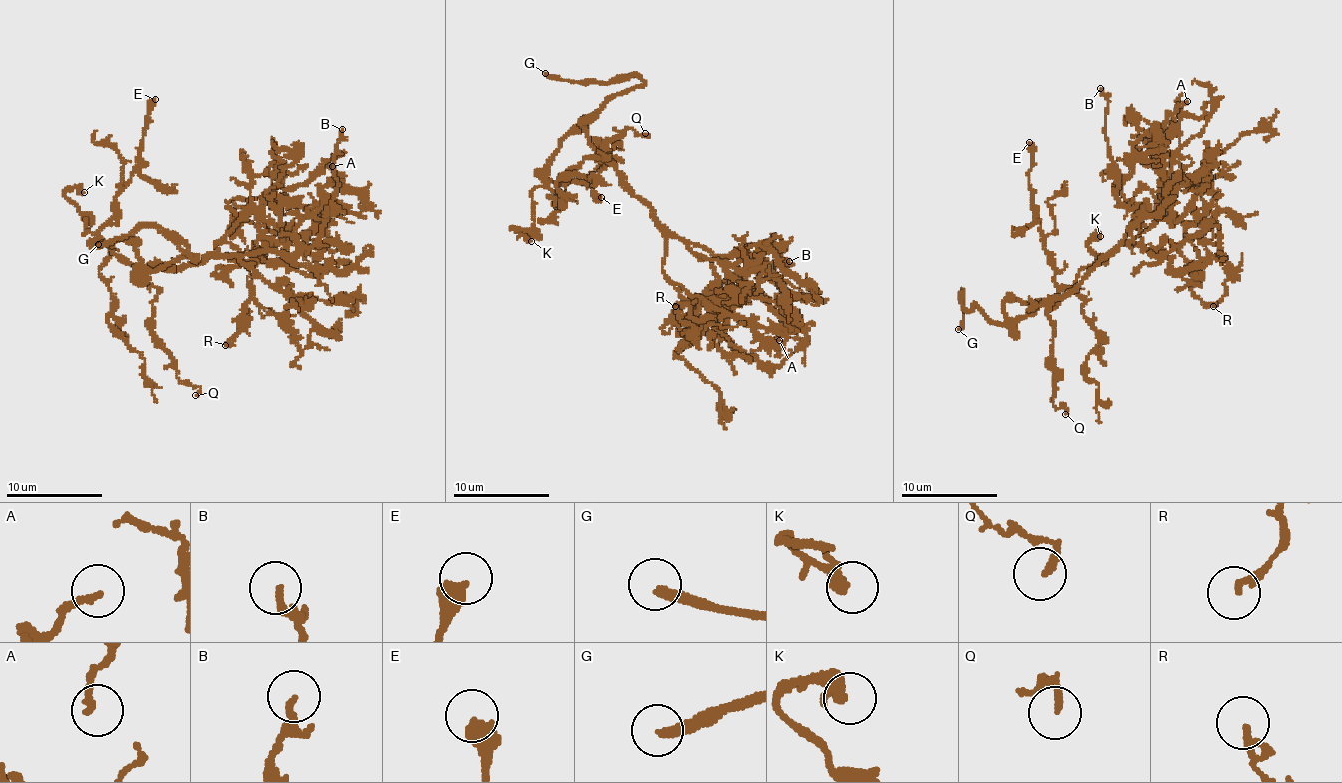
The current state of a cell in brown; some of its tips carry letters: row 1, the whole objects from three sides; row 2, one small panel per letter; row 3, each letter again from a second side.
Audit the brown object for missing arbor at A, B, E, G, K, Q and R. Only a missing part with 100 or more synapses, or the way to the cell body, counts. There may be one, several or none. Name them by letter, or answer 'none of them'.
G

